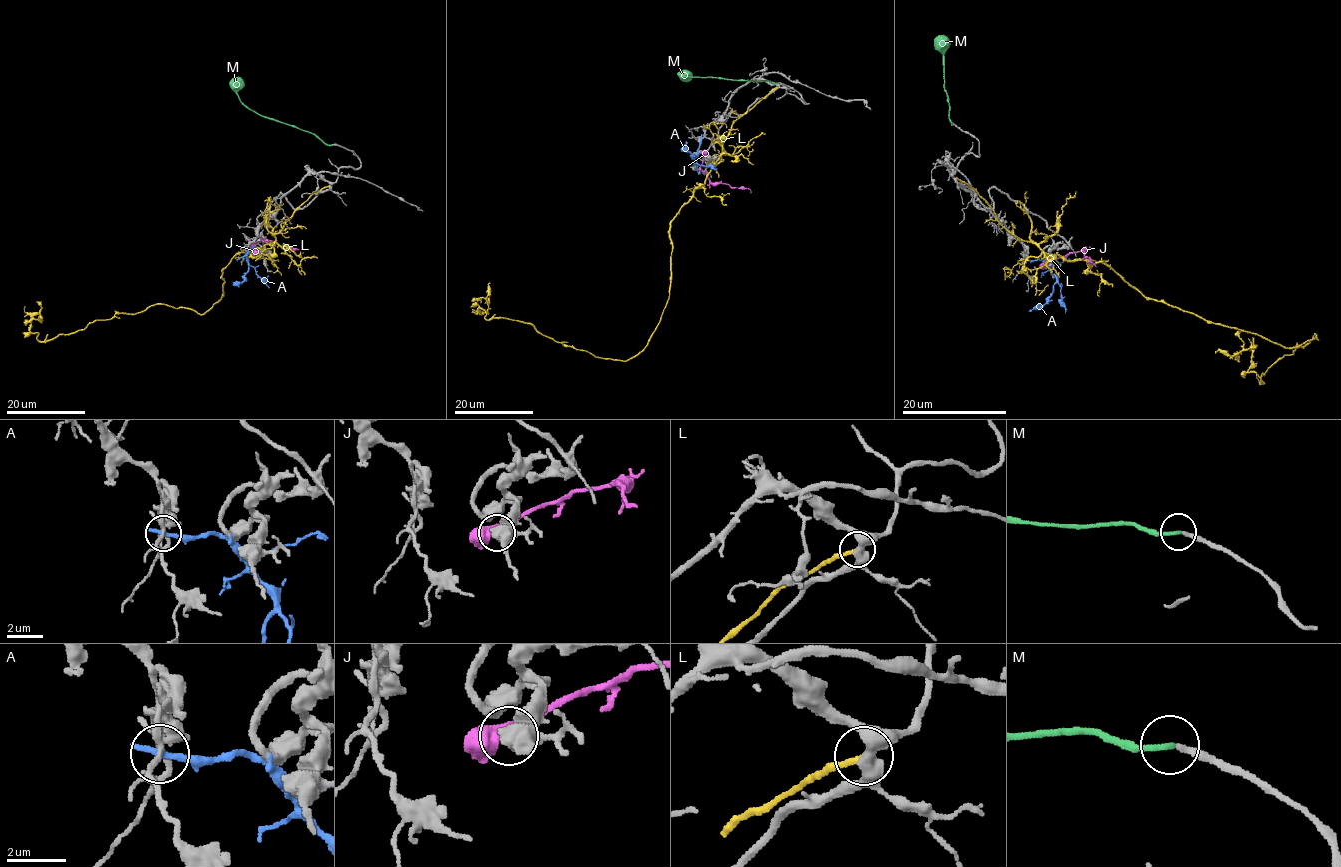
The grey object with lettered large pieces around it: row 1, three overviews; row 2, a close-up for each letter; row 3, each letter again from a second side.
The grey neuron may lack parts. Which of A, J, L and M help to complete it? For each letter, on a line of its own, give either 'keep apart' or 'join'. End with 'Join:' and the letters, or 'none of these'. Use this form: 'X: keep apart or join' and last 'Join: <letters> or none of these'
A: keep apart
J: keep apart
L: keep apart
M: join
Join: M

